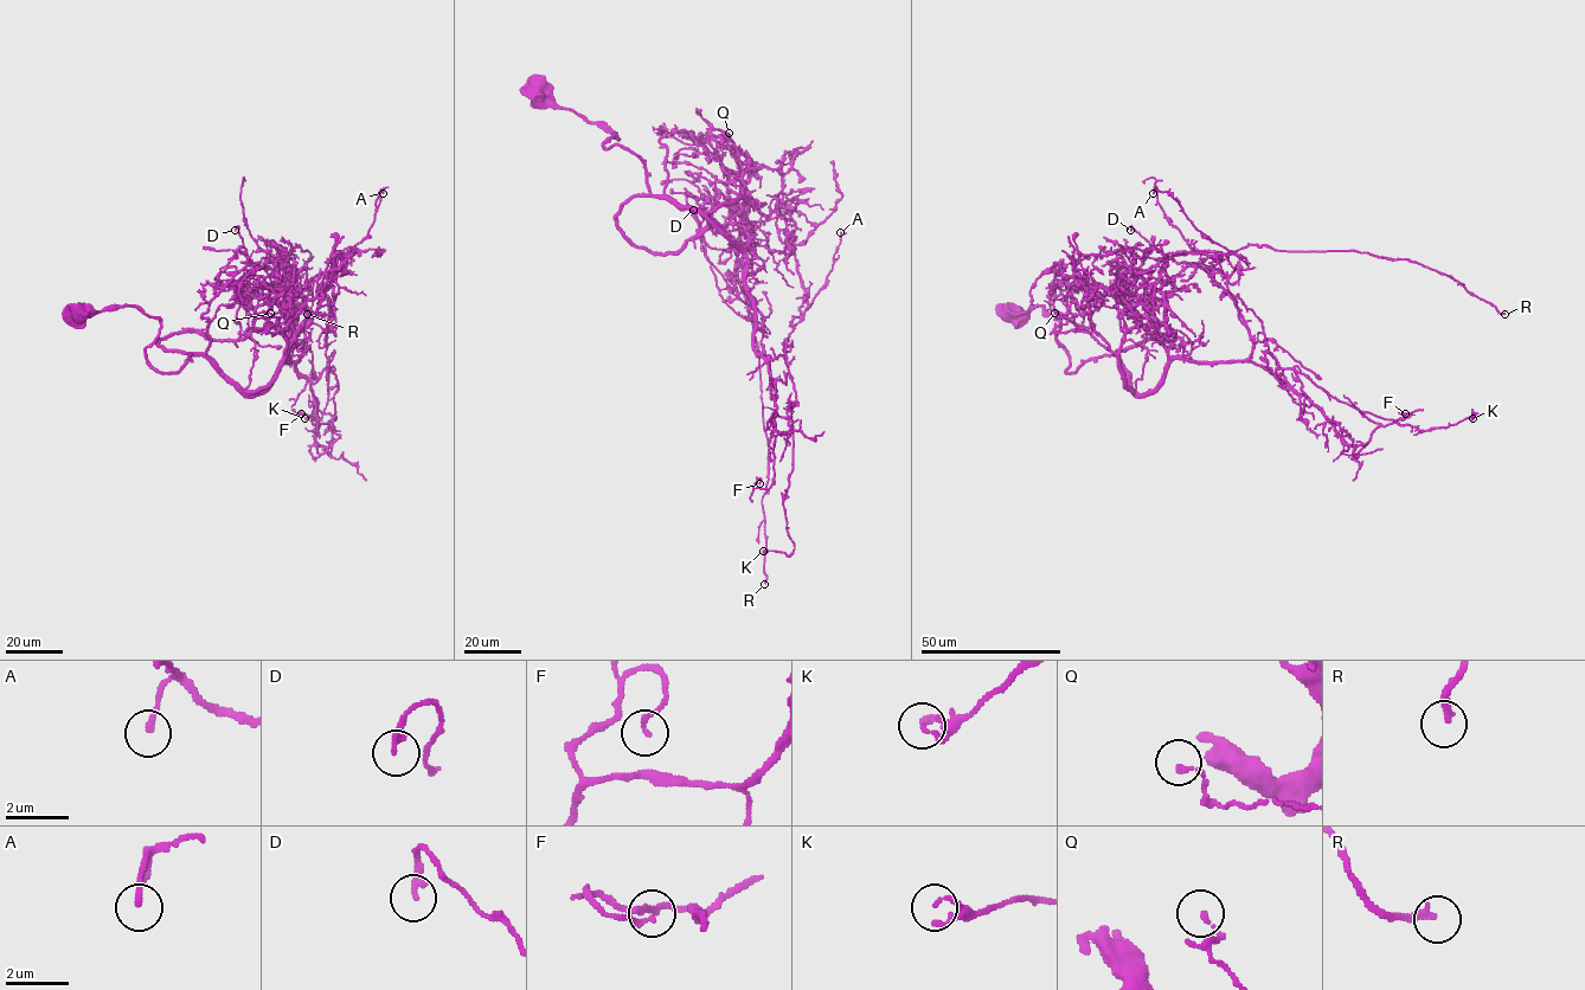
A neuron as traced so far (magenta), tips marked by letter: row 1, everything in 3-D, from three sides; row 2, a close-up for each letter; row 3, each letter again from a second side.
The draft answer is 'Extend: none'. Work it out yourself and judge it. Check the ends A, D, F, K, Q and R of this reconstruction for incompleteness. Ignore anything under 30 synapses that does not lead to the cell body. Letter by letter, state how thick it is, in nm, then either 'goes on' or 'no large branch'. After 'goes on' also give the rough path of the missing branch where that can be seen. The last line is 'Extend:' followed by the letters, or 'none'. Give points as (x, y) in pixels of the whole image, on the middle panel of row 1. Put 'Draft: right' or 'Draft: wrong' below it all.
A: 180 nm | no large branch
D: 200 nm | no large branch
F: 150 nm | no large branch
K: 130 nm | no large branch
Q: 160 nm | no large branch
R: 200 nm | no large branch
Extend: none
Draft: right

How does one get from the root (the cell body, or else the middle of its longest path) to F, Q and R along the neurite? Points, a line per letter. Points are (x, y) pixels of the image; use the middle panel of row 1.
F: (539, 90), (745, 254), (784, 434), (759, 483)
Q: (539, 90), (614, 133), (604, 147), (633, 152), (653, 195), (701, 212), (744, 188), (729, 133)
R: (539, 90), (614, 133), (604, 147), (633, 152), (653, 195), (752, 236), (737, 282), (768, 445), (764, 584)

